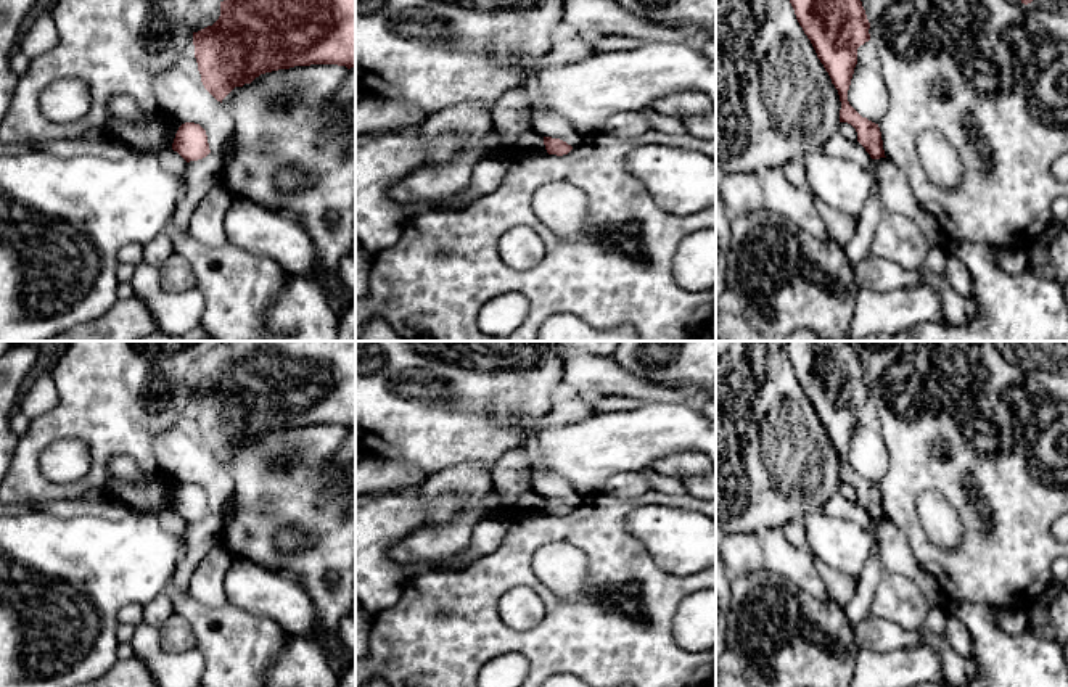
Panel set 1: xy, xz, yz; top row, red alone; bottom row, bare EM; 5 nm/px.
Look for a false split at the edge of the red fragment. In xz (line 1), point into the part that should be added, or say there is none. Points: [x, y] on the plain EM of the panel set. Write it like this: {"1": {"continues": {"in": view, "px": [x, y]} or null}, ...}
{"1": {"continues": null}}

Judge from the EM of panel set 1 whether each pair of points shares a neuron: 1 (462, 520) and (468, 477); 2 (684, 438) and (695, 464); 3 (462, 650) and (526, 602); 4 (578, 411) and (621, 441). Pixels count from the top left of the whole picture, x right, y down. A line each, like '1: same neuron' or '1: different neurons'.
1: same neuron
2: different neurons
3: different neurons
4: different neurons

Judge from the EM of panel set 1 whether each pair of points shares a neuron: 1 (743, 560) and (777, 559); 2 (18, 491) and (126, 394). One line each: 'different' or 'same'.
1: different
2: same

